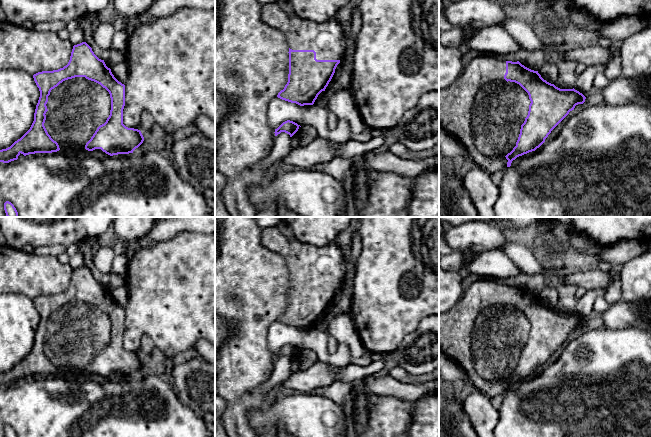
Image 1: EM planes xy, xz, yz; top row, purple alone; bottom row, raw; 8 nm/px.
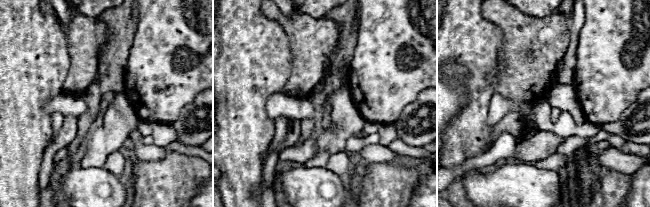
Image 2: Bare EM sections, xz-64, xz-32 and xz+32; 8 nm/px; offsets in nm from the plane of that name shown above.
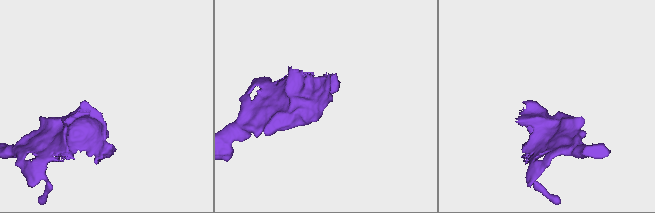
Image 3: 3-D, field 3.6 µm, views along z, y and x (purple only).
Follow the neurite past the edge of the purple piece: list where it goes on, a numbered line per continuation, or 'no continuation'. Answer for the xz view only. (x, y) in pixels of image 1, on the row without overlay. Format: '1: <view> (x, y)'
1: xz (327, 263)

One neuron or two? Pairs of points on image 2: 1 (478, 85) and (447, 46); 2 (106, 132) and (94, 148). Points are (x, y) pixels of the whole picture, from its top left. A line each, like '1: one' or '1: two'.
1: one
2: one

